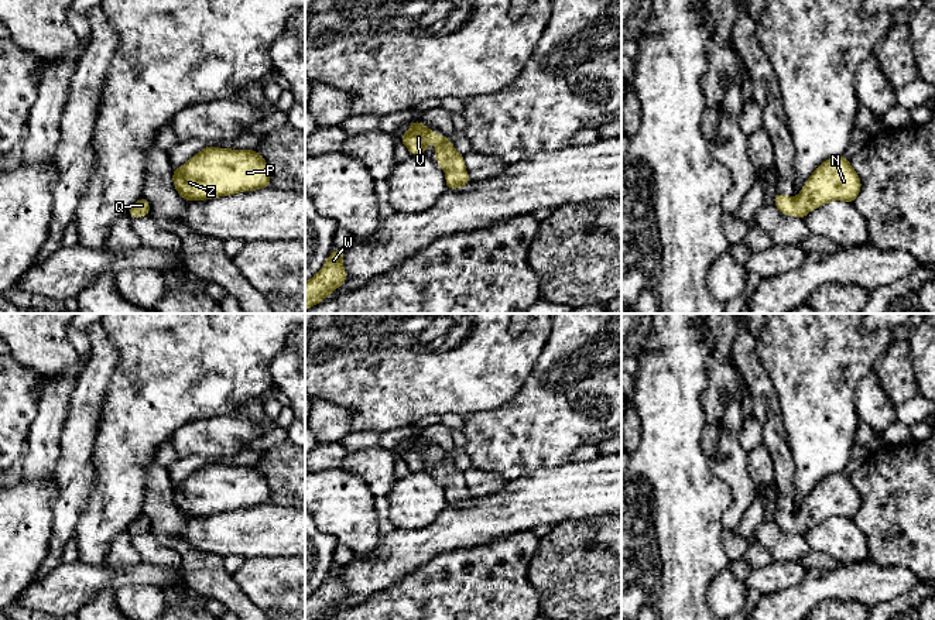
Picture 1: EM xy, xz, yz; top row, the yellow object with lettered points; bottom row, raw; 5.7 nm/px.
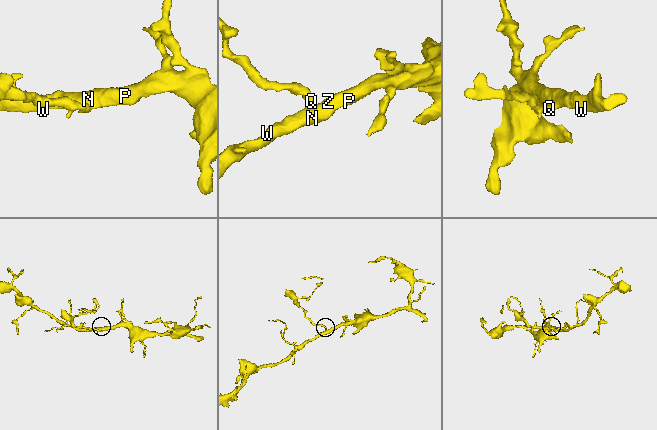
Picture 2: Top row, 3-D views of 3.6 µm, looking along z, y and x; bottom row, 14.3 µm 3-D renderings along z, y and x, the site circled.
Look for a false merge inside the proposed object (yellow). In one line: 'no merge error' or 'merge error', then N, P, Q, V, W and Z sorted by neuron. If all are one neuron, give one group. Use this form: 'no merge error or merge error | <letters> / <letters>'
no merge error | N P Q V W Z

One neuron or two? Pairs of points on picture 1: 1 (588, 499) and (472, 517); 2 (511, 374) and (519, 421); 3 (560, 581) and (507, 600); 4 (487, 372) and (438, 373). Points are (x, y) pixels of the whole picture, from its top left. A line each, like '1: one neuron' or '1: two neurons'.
1: one neuron
2: two neurons
3: two neurons
4: one neuron

